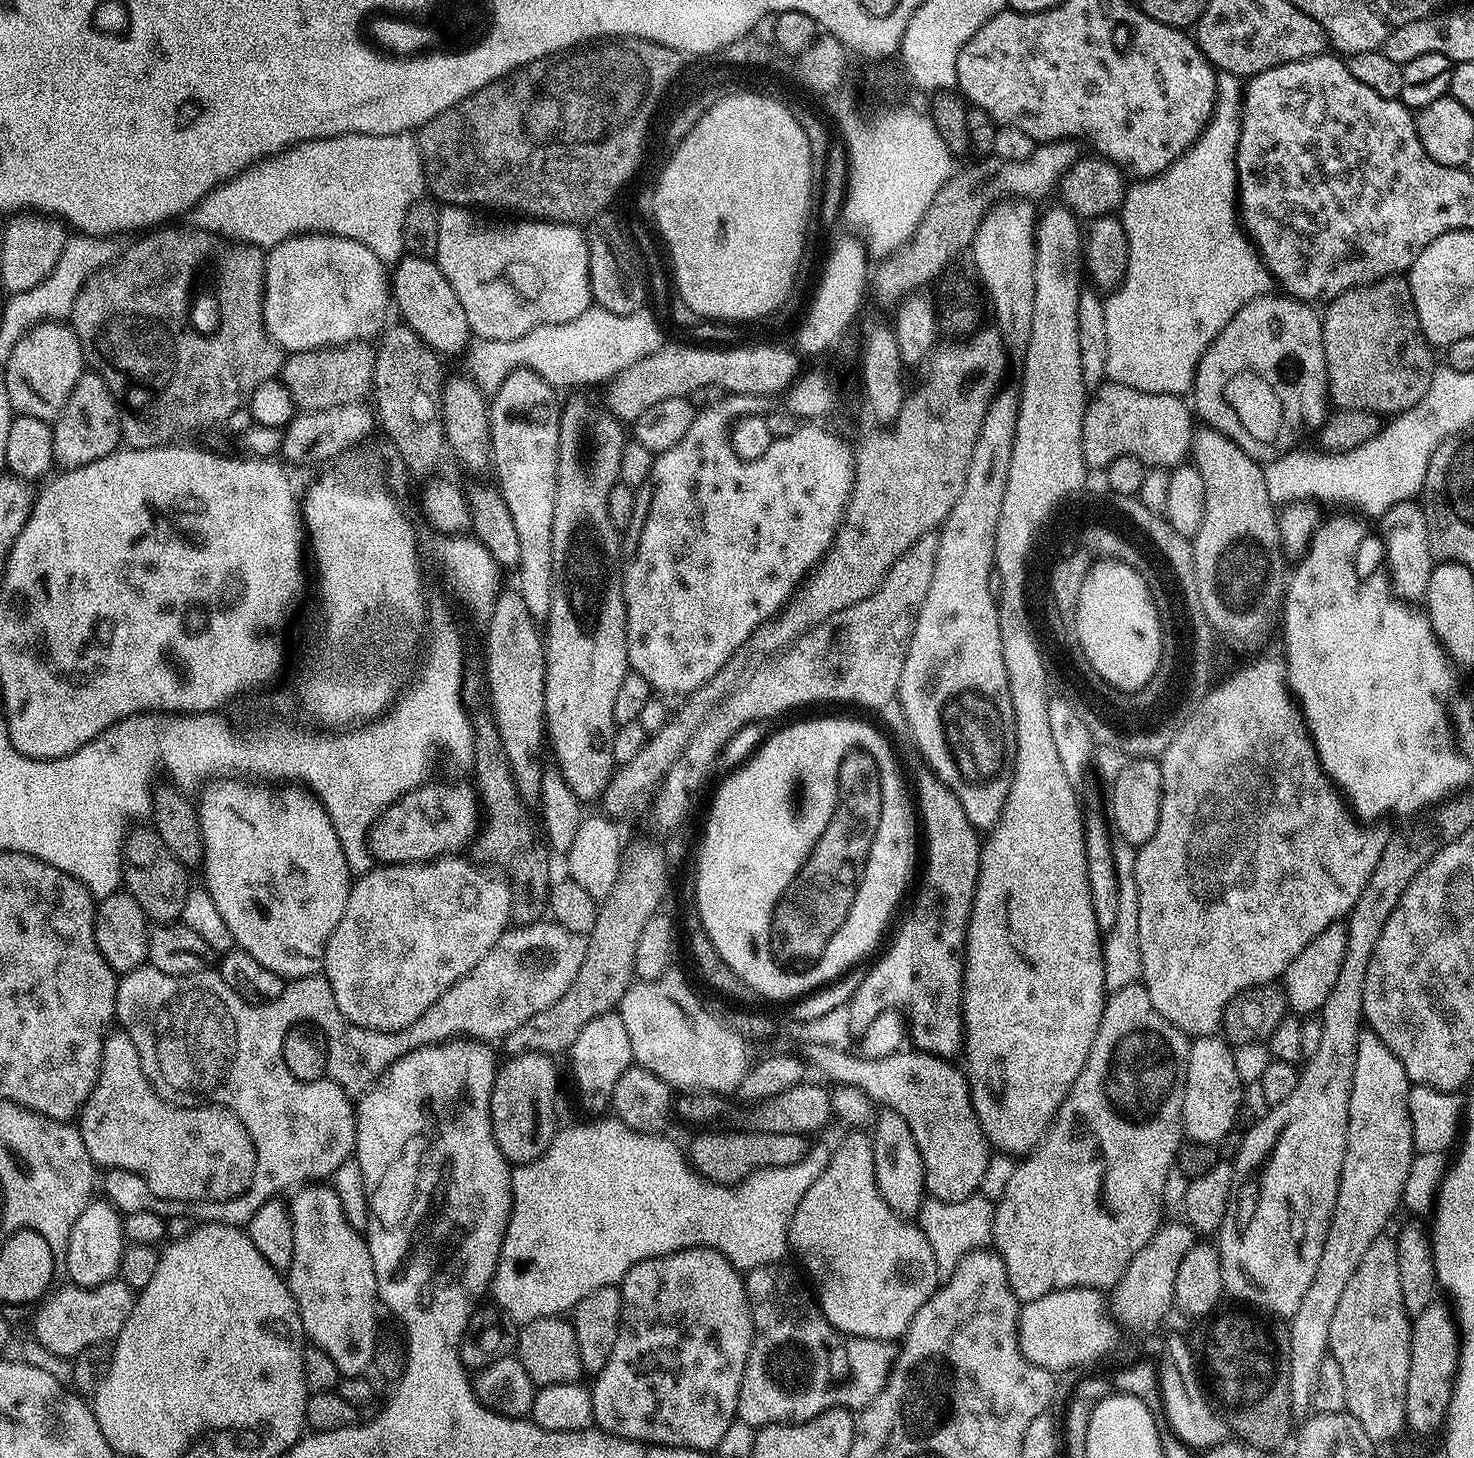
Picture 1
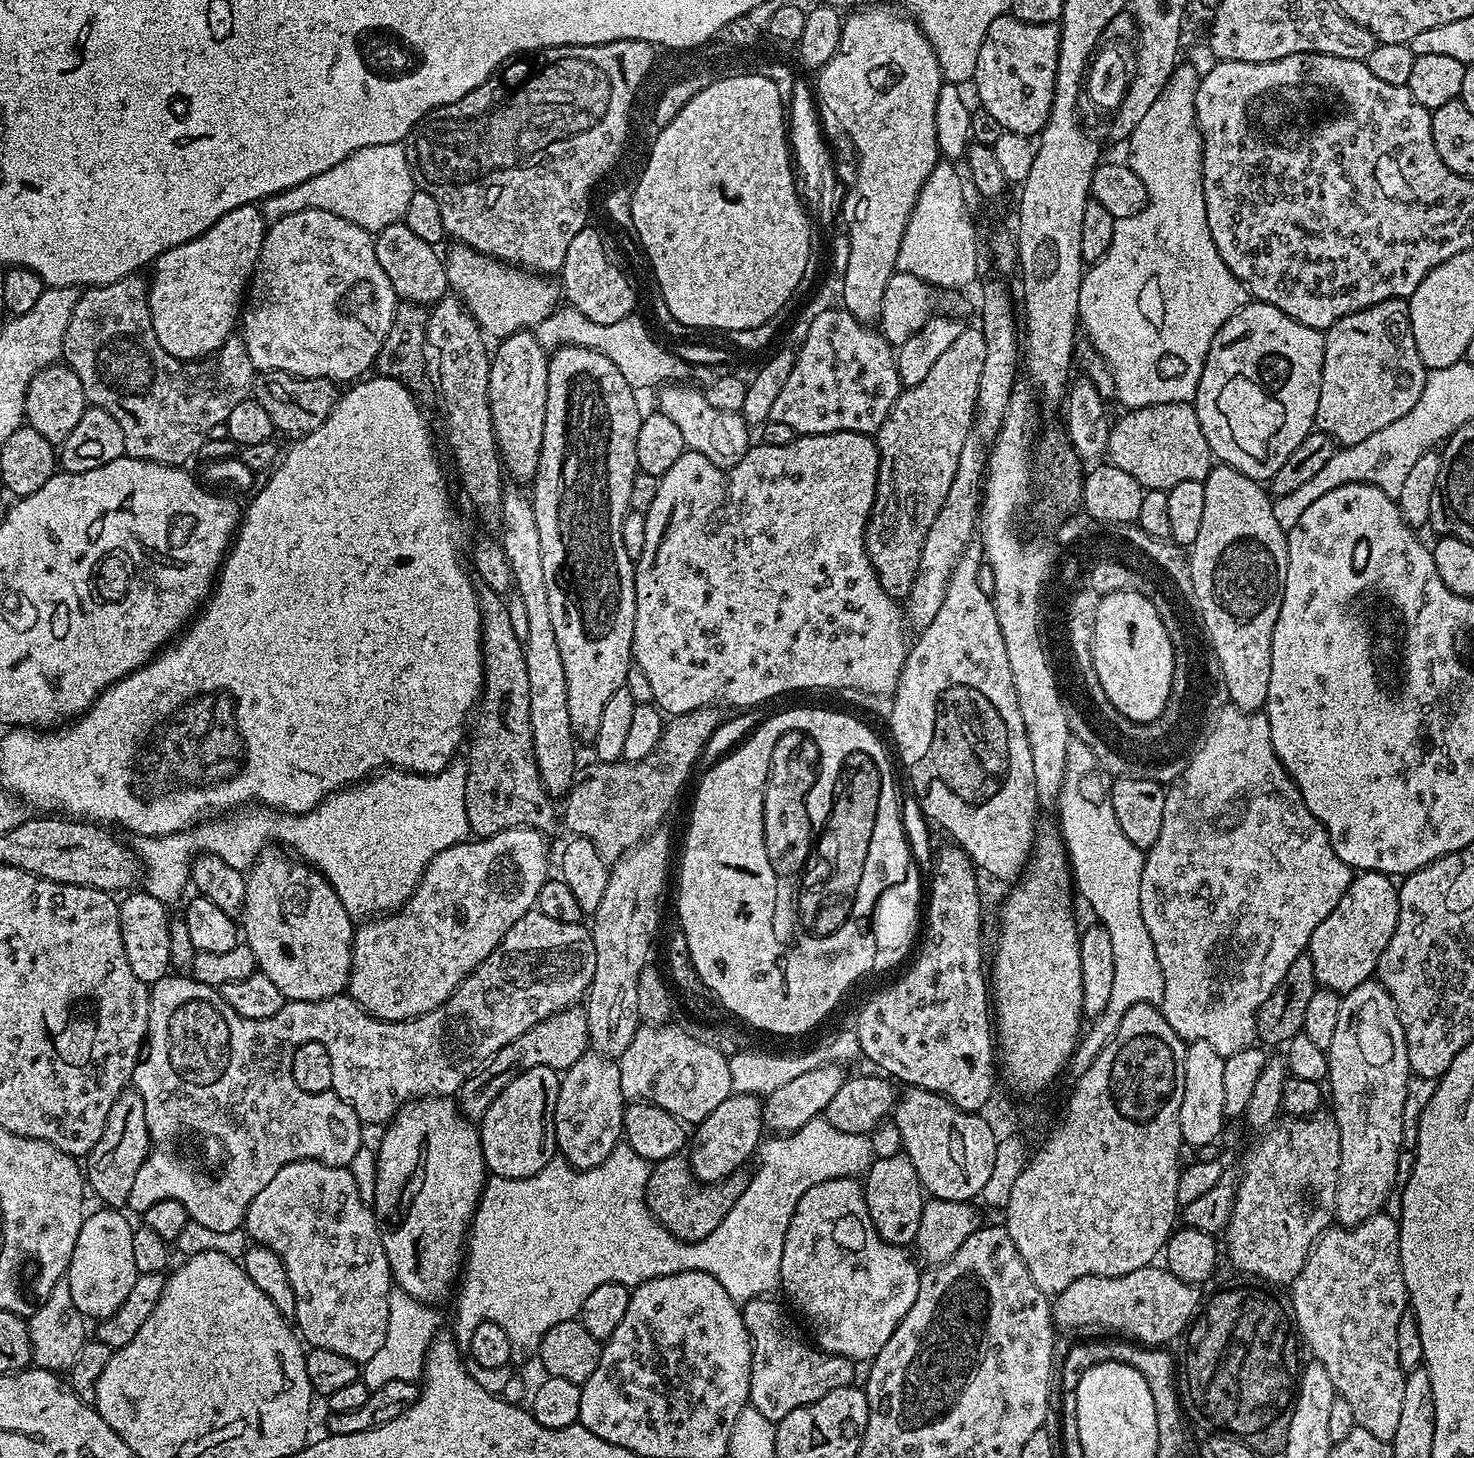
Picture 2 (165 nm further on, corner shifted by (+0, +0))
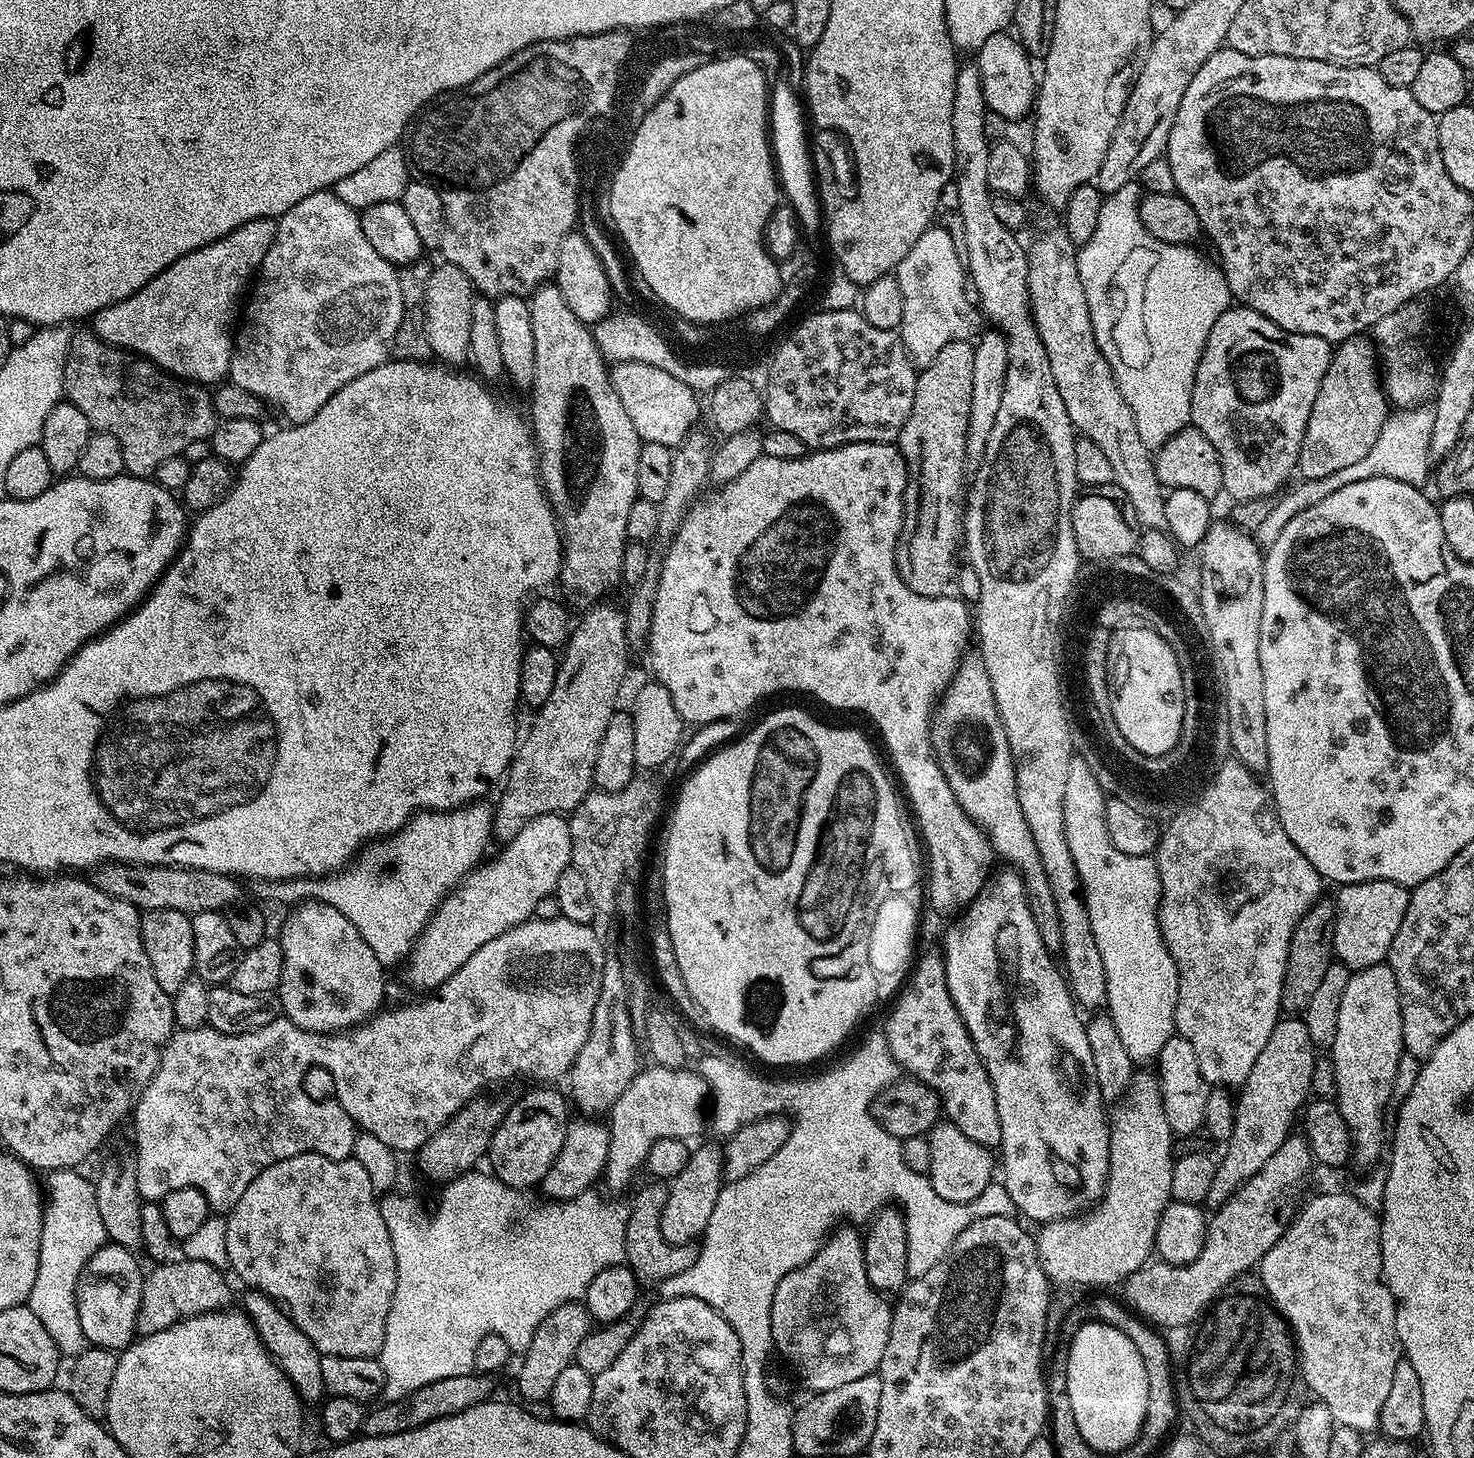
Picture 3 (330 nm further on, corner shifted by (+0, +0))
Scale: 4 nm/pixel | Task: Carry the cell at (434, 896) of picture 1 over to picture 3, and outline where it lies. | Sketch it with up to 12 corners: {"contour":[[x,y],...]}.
{"contour":[[563,815],[476,865],[407,952],[428,994],[533,919],[572,862]]}

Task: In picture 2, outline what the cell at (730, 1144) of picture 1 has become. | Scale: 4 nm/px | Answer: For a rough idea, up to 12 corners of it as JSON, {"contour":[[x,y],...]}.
{"contour":[[687,1155],[662,1158],[644,1203],[679,1240],[701,1240],[742,1199],[749,1173],[701,1184]]}

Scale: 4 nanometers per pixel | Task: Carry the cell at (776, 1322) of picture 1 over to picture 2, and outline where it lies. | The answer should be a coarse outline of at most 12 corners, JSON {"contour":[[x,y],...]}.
{"contour":[[772,1300],[743,1305],[750,1407],[778,1421],[849,1387],[857,1365],[800,1337]]}

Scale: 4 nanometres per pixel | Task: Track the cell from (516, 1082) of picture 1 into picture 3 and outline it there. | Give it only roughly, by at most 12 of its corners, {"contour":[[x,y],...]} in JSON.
{"contour":[[536,1086],[508,1105],[486,1157],[507,1188],[535,1189],[558,1158],[570,1104]]}

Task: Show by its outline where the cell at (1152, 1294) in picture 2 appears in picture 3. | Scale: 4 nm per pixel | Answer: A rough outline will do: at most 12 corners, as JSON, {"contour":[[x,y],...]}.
{"contour":[[1289,1134],[1211,1213],[1189,1264],[1149,1262],[1127,1307],[1160,1330],[1195,1325],[1295,1217],[1314,1161]]}

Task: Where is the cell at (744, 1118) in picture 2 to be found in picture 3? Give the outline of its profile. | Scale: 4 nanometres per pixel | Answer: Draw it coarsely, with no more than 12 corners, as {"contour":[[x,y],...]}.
{"contour":[[723,1147],[691,1149],[667,1181],[662,1238],[699,1241],[726,1181]]}

